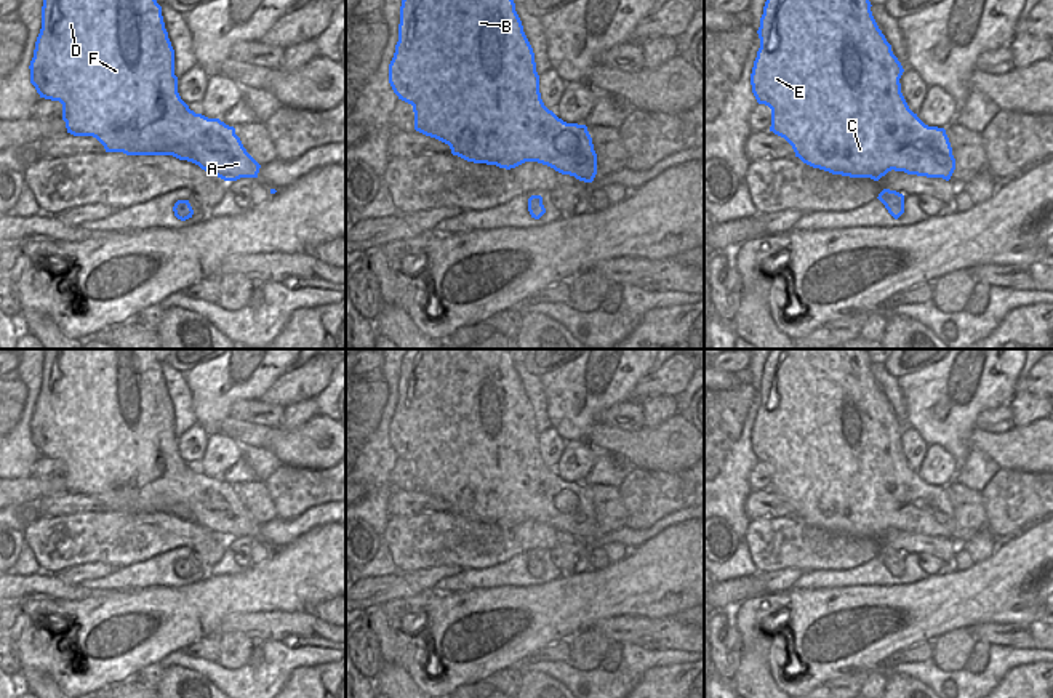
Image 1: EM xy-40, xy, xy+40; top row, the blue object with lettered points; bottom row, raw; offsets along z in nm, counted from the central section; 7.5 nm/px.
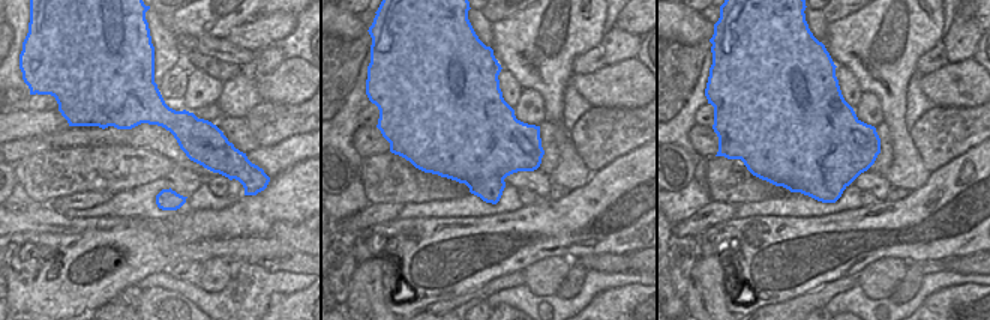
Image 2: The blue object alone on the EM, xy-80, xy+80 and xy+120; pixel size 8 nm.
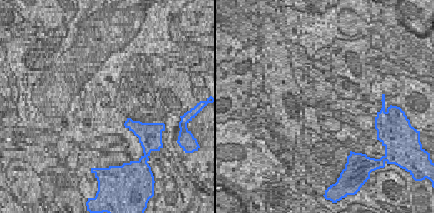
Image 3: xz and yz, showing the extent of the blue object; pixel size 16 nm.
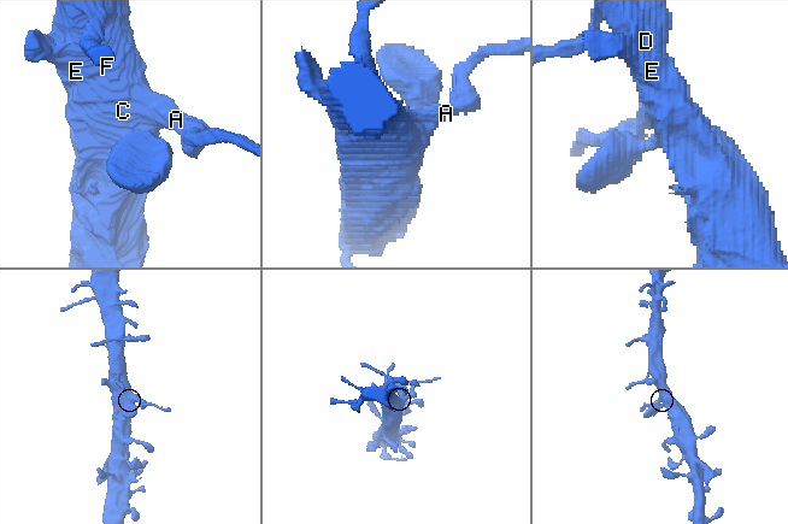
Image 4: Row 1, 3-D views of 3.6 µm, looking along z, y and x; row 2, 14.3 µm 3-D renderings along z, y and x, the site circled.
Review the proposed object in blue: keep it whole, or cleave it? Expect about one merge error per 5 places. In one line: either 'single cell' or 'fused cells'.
single cell

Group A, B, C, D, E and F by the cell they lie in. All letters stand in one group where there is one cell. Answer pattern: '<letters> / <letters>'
A B C D E F

